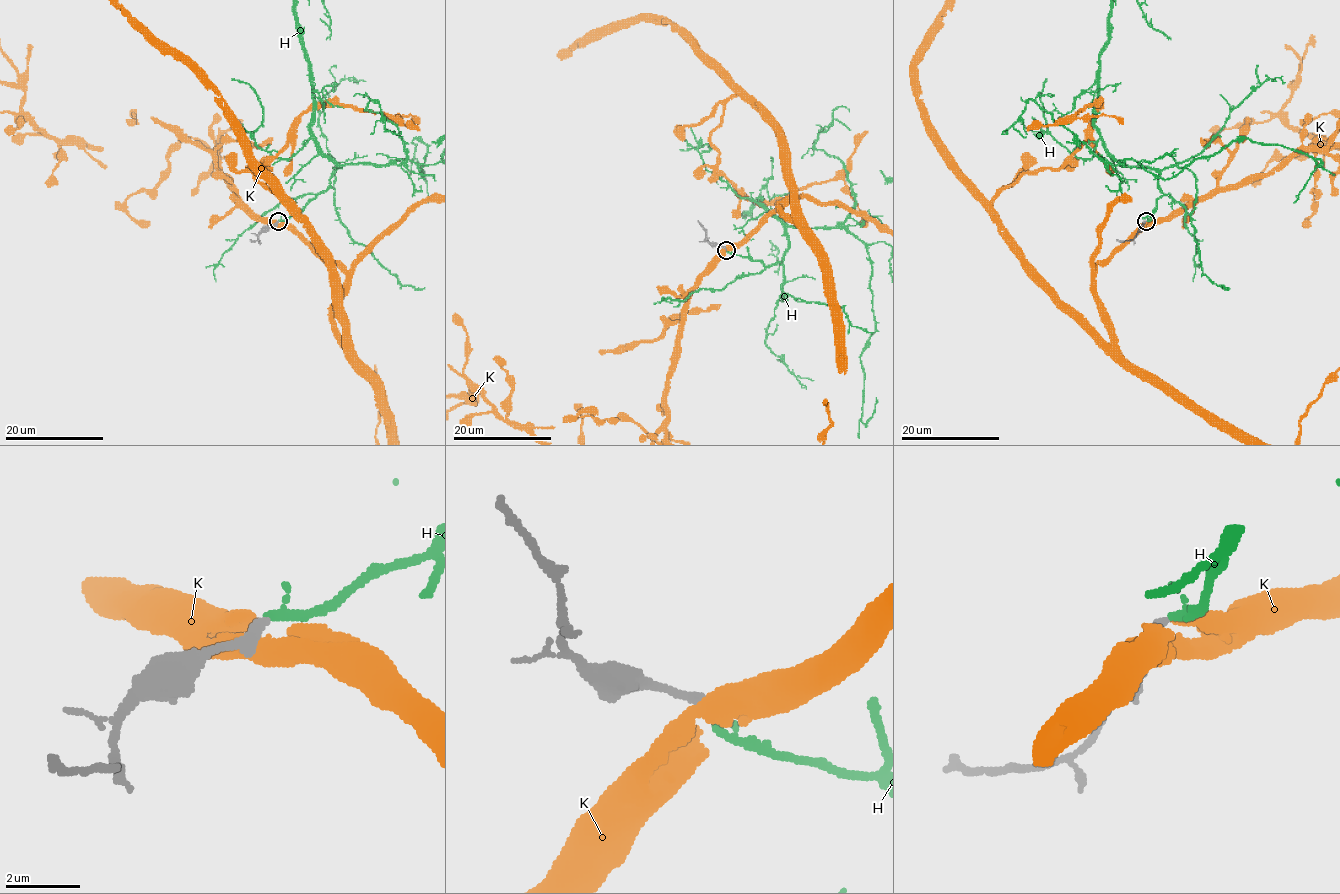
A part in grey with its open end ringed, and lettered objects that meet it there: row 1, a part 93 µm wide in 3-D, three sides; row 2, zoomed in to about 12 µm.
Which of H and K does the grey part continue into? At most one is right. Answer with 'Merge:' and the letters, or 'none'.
Merge: H

